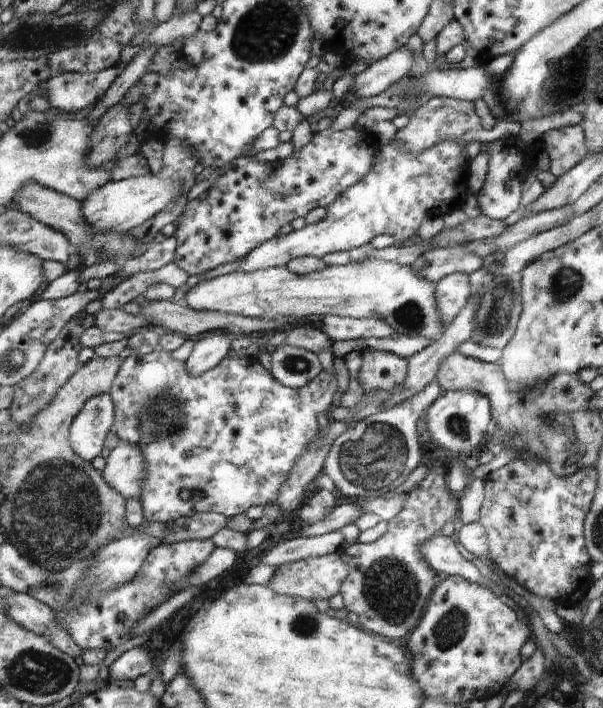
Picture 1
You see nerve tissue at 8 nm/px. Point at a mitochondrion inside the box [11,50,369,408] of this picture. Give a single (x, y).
(39, 134)

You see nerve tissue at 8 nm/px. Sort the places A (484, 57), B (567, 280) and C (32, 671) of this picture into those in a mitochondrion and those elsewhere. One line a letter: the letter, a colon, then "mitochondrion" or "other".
A: other
B: mitochondrion
C: mitochondrion

